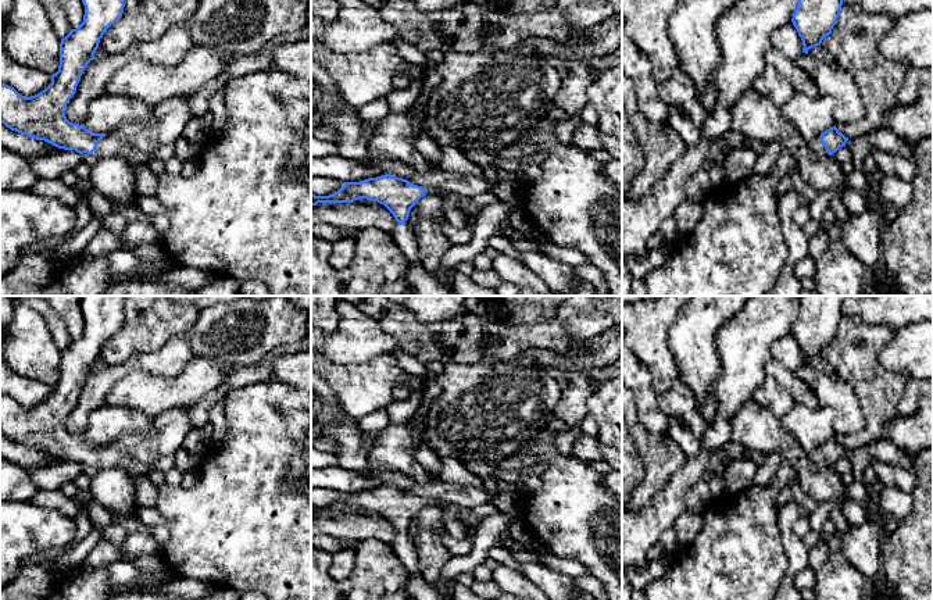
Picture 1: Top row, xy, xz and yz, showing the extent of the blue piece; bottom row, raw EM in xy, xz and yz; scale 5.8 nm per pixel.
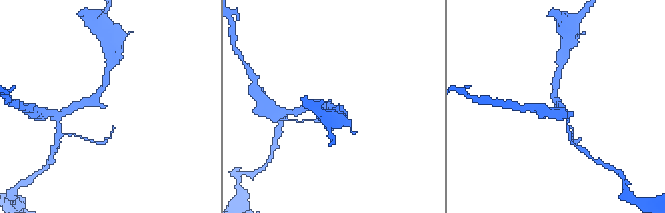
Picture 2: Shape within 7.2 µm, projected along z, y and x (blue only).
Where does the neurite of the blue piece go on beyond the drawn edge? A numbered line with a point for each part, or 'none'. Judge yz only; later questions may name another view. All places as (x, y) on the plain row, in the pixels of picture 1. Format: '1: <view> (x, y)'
1: yz (815, 454)

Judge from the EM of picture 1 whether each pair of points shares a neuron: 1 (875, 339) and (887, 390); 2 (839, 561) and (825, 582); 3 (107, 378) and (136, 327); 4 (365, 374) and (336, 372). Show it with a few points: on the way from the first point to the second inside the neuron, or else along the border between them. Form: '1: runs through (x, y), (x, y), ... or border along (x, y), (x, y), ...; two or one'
1: runs through (871, 352), (871, 374), (875, 378); one
2: runs through (837, 567), (830, 577); one
3: border along (146, 352), (135, 352), (122, 361), (108, 365); two
4: runs through (358, 375), (343, 375); one

